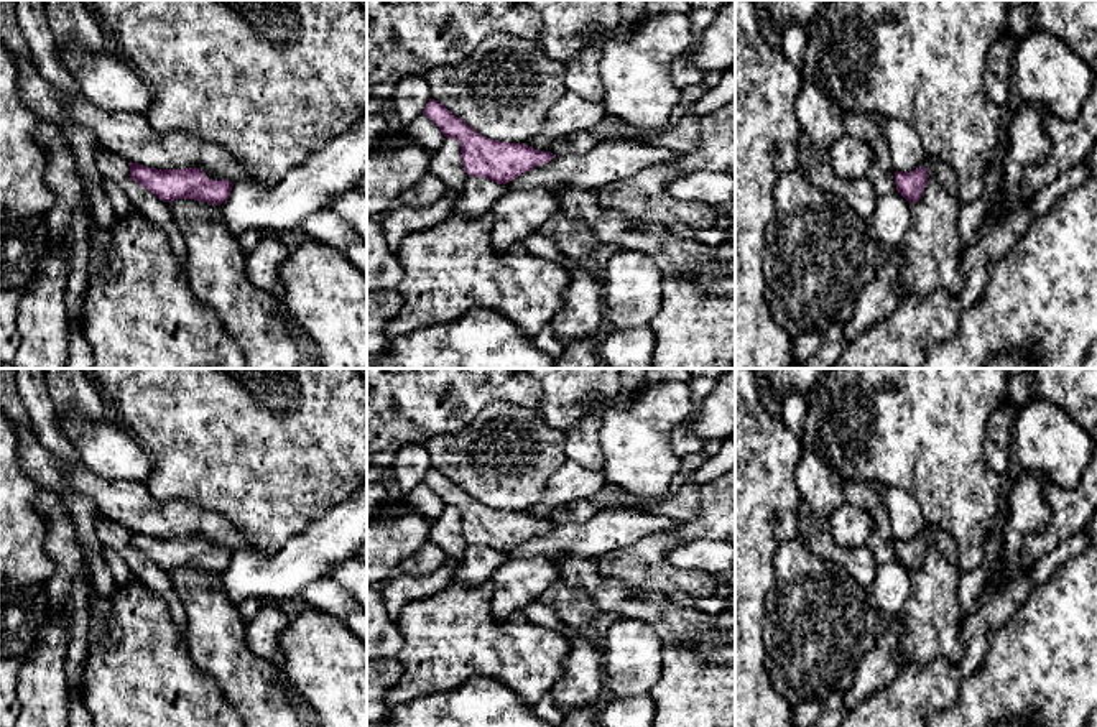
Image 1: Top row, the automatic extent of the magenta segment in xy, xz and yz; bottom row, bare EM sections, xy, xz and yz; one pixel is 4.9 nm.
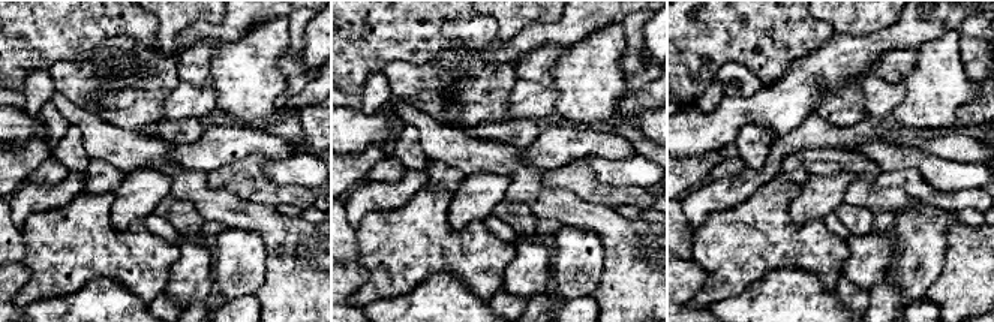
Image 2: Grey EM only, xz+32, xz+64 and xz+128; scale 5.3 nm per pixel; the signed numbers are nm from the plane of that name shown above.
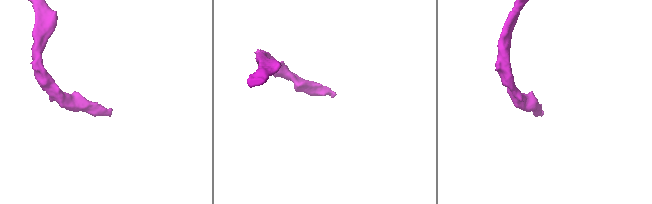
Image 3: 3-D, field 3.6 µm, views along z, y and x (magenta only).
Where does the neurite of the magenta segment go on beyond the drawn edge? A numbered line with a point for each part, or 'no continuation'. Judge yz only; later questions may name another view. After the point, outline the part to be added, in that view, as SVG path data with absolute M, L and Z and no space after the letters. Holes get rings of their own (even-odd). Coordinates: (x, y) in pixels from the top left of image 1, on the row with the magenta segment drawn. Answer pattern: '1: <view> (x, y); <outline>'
1: yz (934, 166); M929 156L923 166L926 168L928 176L936 176L944 186L944 189L957 194L957 176L946 161L936 156Z

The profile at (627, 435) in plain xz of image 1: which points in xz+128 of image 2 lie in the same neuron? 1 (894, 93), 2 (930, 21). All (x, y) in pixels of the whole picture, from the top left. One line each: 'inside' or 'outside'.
1: outside
2: outside

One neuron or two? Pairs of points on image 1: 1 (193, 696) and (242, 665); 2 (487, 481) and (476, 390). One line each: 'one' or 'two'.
1: two
2: two

